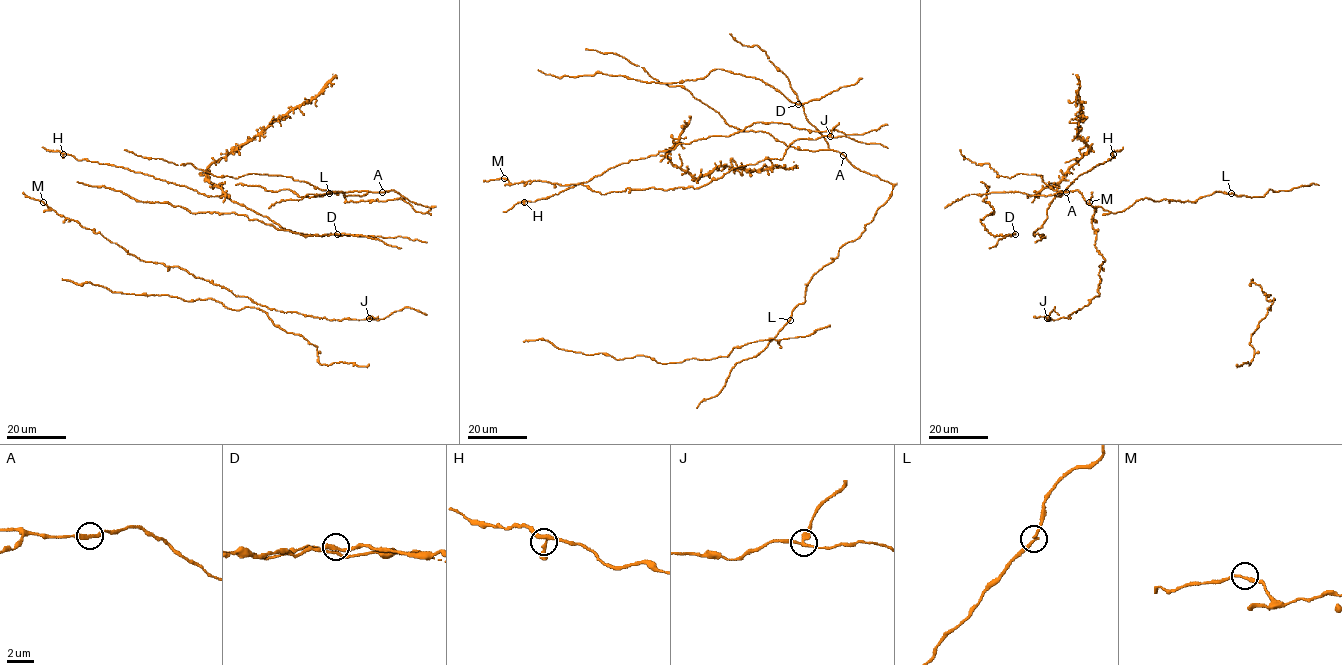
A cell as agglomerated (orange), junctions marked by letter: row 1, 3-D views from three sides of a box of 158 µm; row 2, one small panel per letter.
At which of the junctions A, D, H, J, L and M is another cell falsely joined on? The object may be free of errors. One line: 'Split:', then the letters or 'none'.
Split: J

